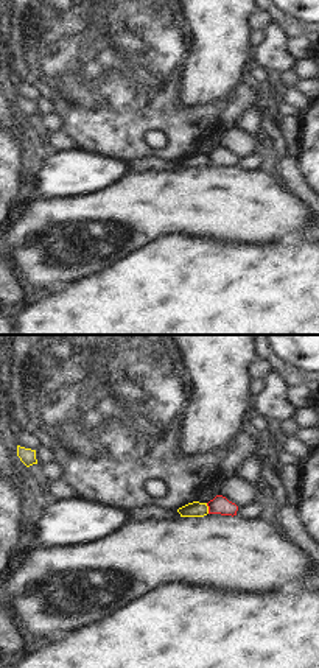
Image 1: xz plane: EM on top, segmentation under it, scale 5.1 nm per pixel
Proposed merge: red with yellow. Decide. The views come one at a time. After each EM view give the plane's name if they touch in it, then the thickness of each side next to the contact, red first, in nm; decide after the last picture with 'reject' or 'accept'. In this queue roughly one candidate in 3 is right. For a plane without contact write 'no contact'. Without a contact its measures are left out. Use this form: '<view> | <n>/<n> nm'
xz | 100/80 nm

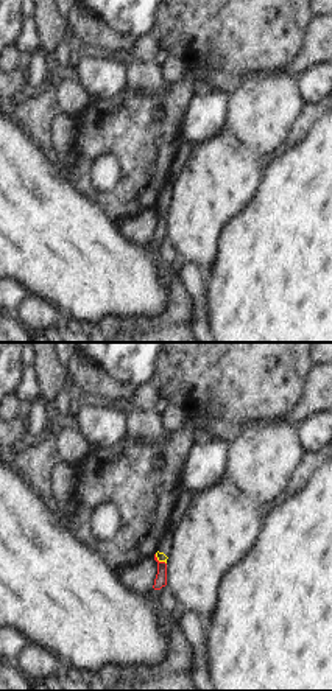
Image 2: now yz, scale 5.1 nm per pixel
yz | 60/50 nm

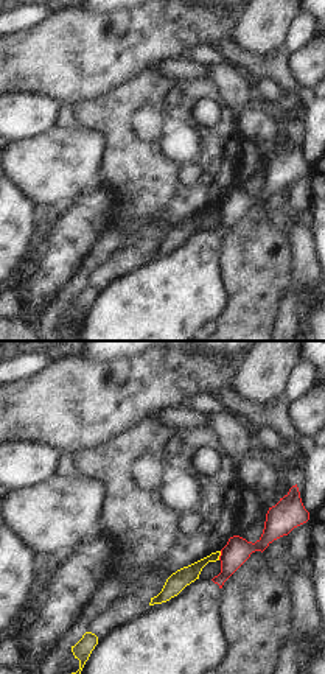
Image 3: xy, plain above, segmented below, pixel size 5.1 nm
xy | 140/90 nm

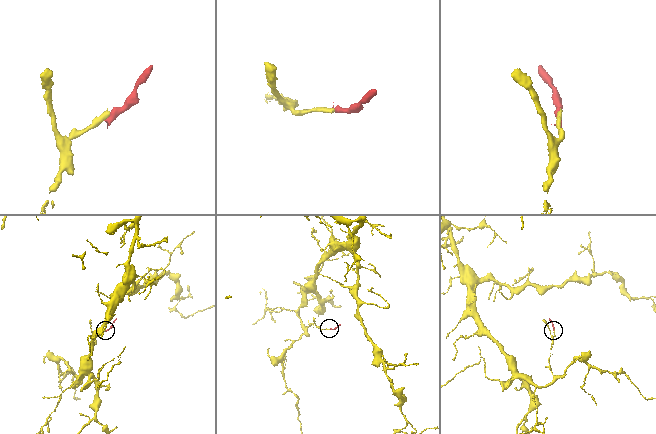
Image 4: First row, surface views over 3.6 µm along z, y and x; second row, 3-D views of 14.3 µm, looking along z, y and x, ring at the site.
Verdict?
reject

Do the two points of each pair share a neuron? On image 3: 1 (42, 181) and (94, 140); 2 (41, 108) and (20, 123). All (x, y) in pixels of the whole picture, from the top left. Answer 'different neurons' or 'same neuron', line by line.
1: same neuron
2: same neuron

